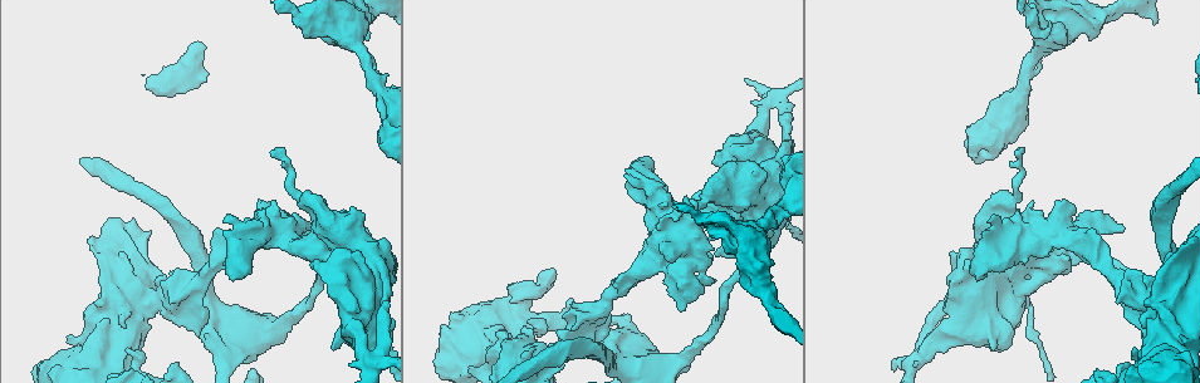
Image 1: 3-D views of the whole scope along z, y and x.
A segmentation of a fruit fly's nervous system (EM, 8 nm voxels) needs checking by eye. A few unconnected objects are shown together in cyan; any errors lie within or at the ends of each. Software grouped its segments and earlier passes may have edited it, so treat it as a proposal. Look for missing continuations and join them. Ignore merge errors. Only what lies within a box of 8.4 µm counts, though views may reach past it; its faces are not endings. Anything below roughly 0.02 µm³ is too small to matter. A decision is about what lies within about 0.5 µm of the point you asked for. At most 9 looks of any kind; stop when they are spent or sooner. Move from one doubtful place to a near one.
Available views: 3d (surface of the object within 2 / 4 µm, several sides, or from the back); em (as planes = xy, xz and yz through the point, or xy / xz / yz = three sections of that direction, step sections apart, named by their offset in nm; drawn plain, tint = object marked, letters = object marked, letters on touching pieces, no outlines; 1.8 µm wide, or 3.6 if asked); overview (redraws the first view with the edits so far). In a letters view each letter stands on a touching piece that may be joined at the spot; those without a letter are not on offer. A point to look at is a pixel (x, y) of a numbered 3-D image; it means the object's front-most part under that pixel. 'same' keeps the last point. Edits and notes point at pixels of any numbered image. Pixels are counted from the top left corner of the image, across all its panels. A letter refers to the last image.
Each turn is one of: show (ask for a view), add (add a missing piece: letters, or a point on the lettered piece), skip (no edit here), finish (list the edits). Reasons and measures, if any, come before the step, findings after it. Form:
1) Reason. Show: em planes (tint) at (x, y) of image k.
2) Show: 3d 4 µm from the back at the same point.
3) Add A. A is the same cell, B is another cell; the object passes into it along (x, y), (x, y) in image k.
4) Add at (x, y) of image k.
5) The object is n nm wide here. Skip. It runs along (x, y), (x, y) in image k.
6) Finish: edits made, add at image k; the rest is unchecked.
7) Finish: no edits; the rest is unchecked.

Abrupt turn. Show: 3d 4 µm at (219, 332) of image 1.

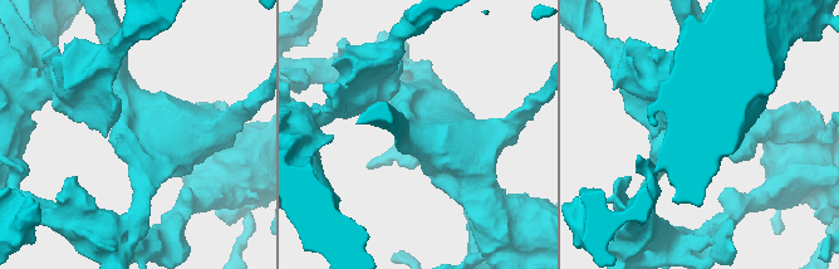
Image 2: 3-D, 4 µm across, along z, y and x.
Now the EM. Show: em yz step 8 (tint) at (421, 126) of image 2.

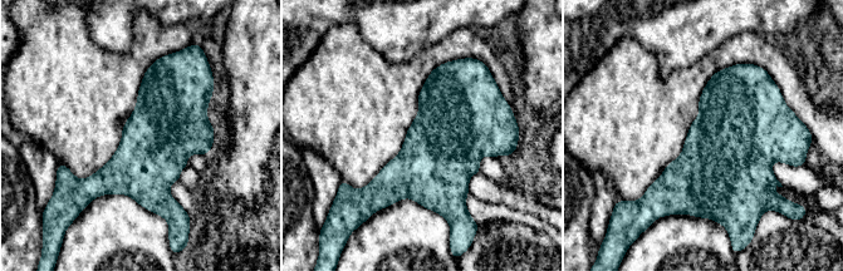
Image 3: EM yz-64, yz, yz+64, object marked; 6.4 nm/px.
Show: em planes (letters) at the same point.

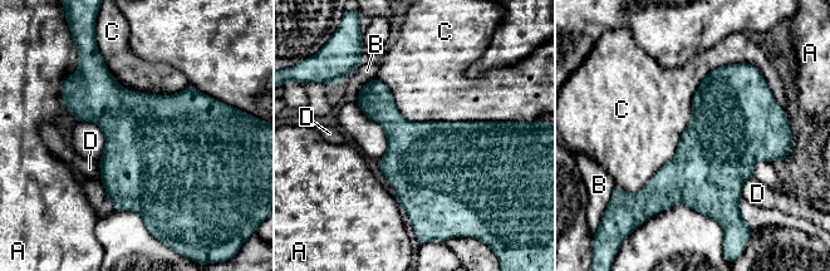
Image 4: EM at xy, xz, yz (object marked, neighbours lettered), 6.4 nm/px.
The longest contact is with C, 1100 nm. Skip. A, B, C and D are other cells; a border runs along (741, 62), (630, 195) in image 4; none of them fits.

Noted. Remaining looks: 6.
Stops while still wide. Show: em planes (plain) at (223, 223) of image 1.

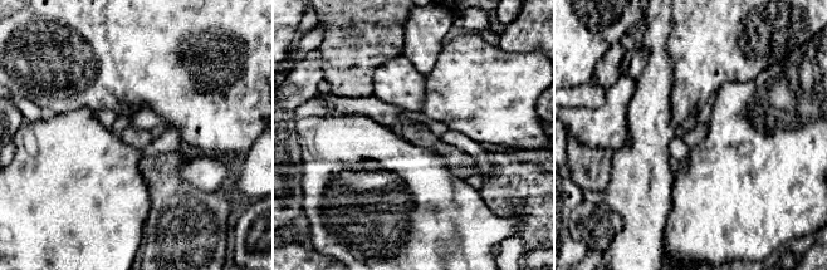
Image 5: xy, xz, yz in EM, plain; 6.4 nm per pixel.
Show: em planes (letters) at the same point.

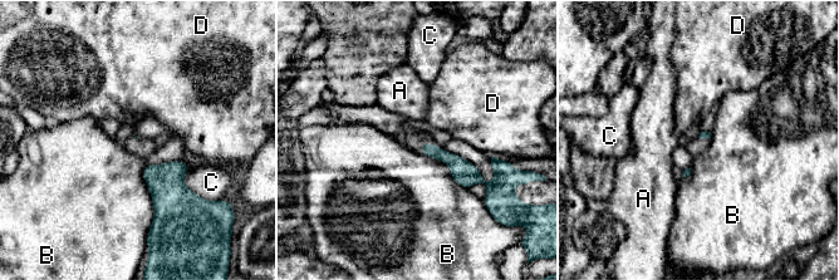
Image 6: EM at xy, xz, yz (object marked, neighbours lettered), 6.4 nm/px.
Skip. A, B, C and D are other cells; it runs along (425, 147), (480, 180) in image 6; no lettered piece goes on from it.

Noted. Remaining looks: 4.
Show: em 3.6 µm xz step 4 (tint) at (1018, 152) of image 1.

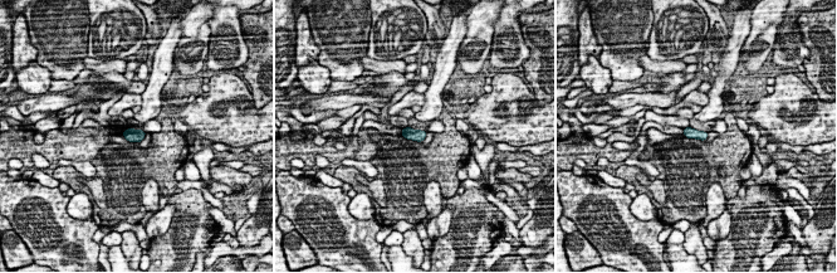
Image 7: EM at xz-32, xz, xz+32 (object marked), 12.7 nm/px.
Show: em 3.6 µm xy step 4 (letters) at the same point.

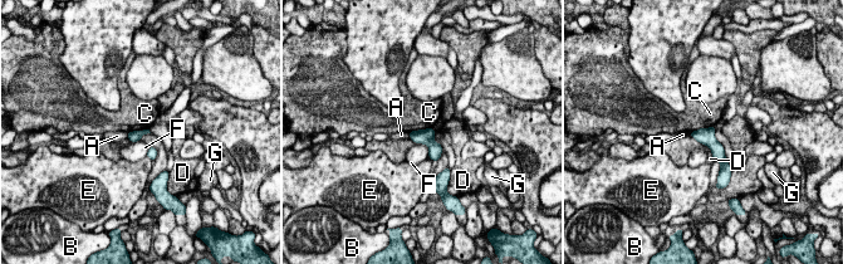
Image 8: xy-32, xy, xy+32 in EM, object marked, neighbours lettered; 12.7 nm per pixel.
Skip. A, B, C, D, E, F and G are other cells; a border runs along (431, 126), (410, 132) in image 8; none of them fits.

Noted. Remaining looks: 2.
Free end. Show: em planes (letters) at (1034, 37) of image 1.

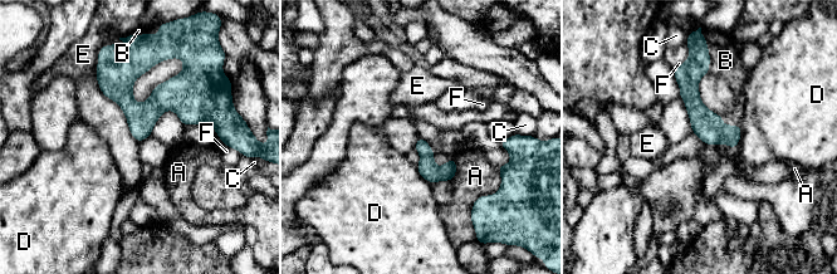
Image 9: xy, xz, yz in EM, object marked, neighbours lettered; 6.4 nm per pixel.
Add B. B is the same cell, A, C, D, E and F are other cells; the cell continues.

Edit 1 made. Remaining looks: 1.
Finish: edits made, add at image 9; the rest is unchecked.

